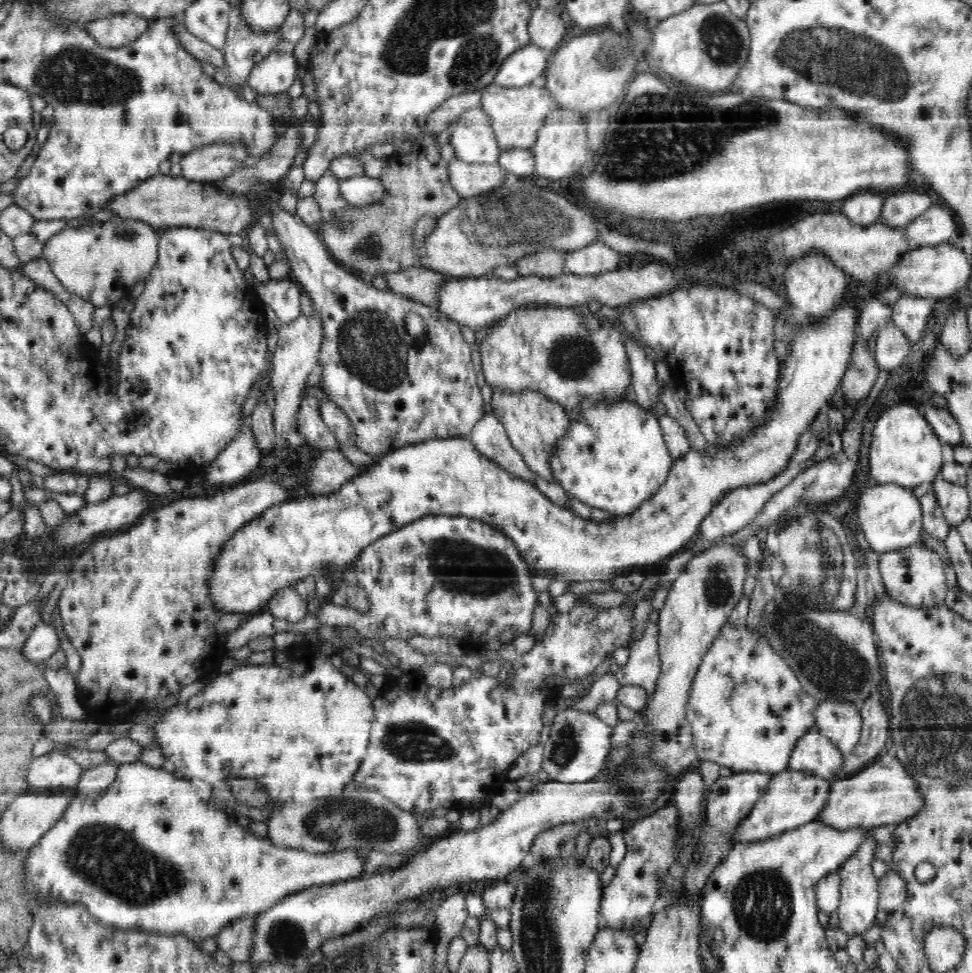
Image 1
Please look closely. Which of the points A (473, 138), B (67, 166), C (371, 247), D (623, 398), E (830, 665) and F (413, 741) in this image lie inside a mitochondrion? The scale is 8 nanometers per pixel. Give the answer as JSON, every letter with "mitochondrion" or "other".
{"A":"other","B":"other","C":"mitochondrion","D":"other","E":"mitochondrion","F":"mitochondrion"}

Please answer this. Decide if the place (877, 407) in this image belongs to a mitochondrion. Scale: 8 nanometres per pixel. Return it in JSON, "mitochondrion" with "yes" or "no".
{"mitochondrion":"no"}

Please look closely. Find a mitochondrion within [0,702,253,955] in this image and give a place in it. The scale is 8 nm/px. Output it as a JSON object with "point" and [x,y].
{"point":[98,853]}

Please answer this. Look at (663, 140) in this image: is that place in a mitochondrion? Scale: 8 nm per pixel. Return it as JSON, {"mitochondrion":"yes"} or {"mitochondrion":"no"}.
{"mitochondrion":"yes"}

